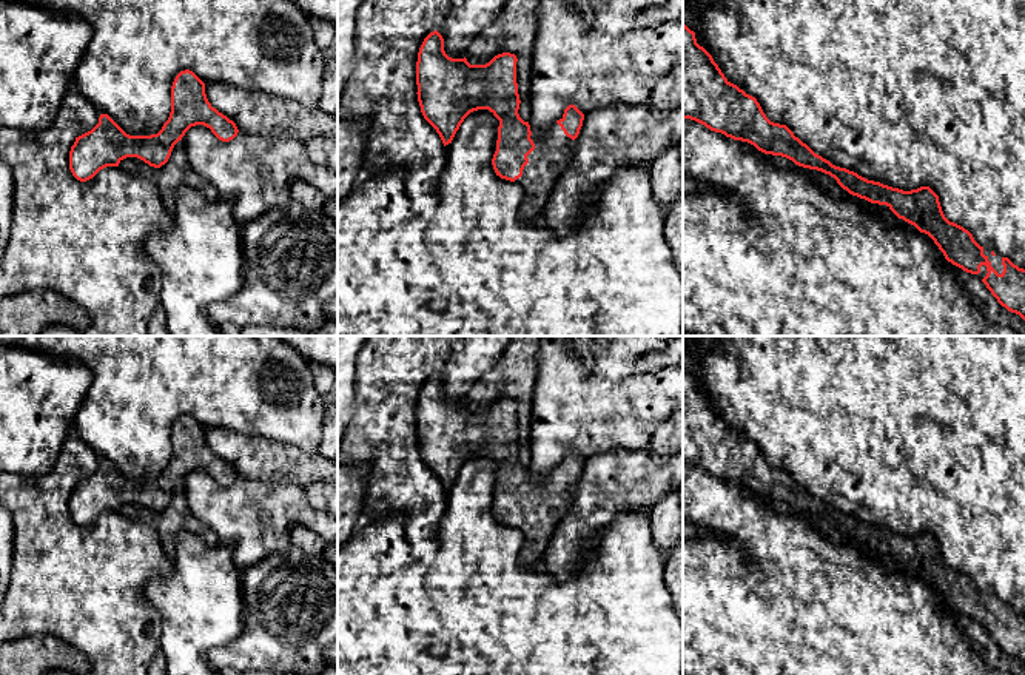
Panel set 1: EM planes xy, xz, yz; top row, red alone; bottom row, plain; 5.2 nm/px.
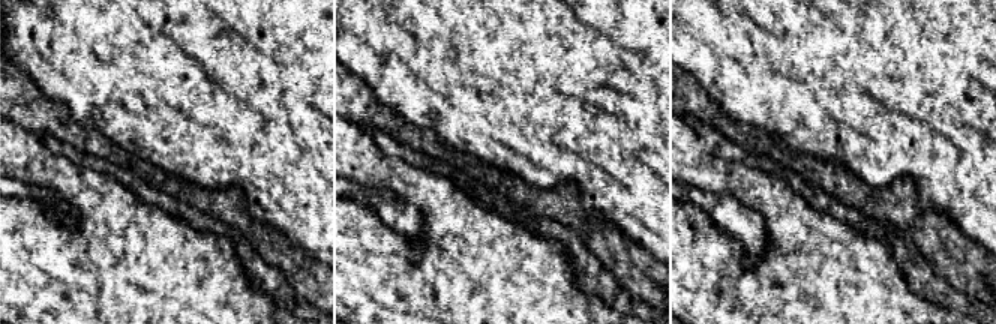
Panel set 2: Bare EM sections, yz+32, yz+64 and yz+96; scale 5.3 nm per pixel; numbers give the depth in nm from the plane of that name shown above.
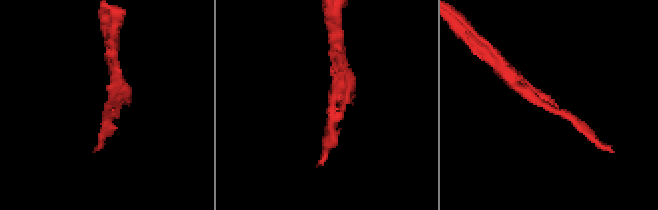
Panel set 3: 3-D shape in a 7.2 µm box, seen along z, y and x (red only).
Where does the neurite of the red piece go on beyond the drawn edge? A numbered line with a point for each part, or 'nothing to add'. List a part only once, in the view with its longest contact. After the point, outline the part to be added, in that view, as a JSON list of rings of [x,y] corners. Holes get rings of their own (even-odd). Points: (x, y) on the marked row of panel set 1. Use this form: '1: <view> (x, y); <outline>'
1: xz (552, 154); [[[553,123],[541,139],[530,136],[535,149],[527,156],[529,163],[523,176],[515,182],[524,191],[519,217],[524,220],[539,219],[549,194],[555,188],[560,176],[572,160],[572,145],[558,123]]]
2: yz (996, 262); [[[983,248],[983,254],[988,257],[988,260],[991,262],[991,267],[1002,274],[1003,271],[1003,265],[1002,265],[1002,257],[993,256],[991,254],[991,248]]]

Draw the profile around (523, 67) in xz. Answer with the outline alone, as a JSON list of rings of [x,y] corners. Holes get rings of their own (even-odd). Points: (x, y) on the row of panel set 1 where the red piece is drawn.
[[[507,0],[495,20],[470,43],[465,59],[470,65],[486,65],[502,52],[515,54],[519,94],[518,114],[530,119],[532,49],[538,32],[539,0]]]

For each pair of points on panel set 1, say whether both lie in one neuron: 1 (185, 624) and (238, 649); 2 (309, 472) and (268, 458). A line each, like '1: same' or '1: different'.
1: different
2: same

